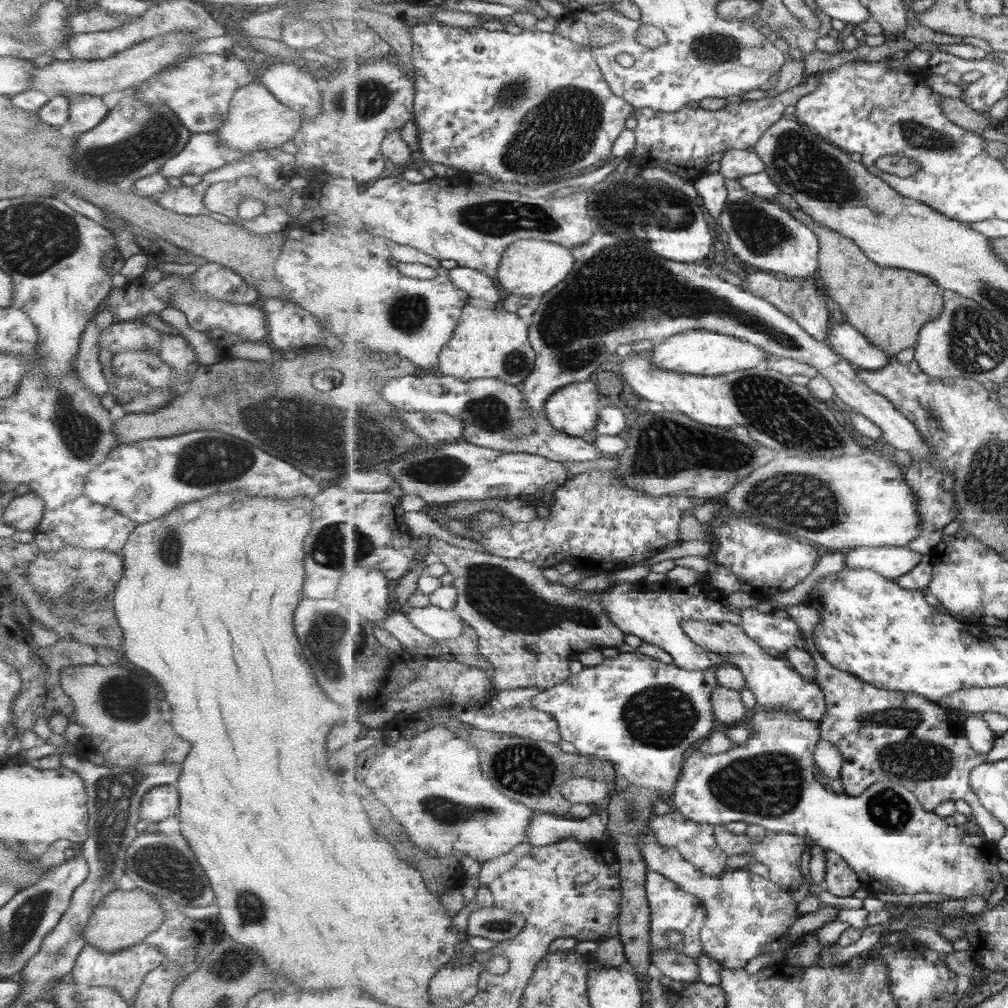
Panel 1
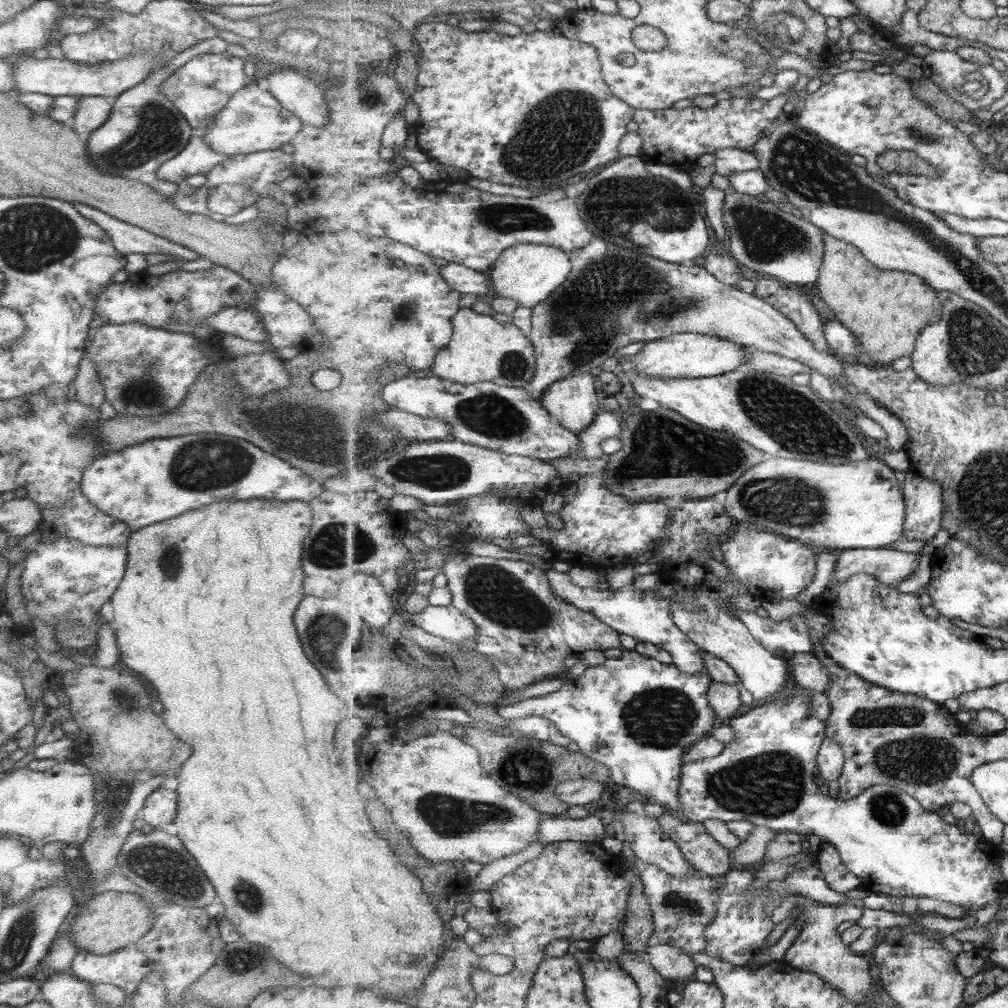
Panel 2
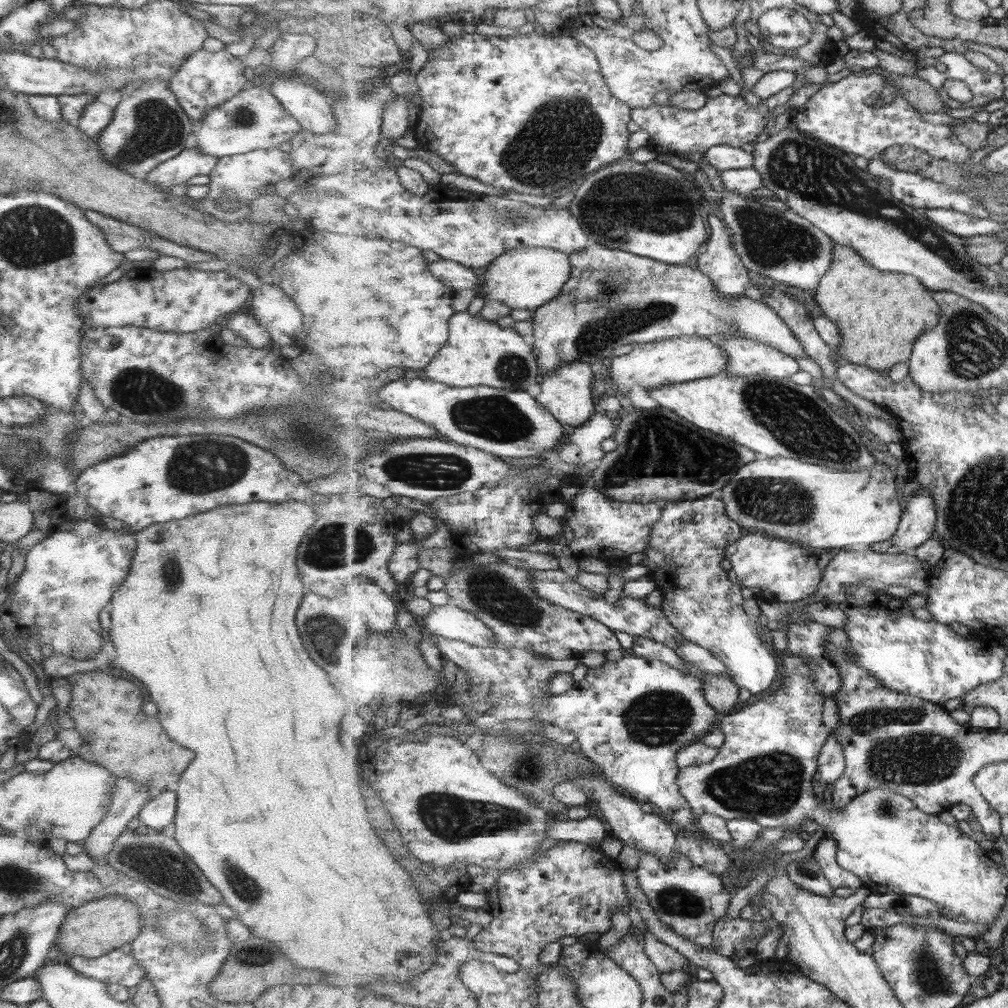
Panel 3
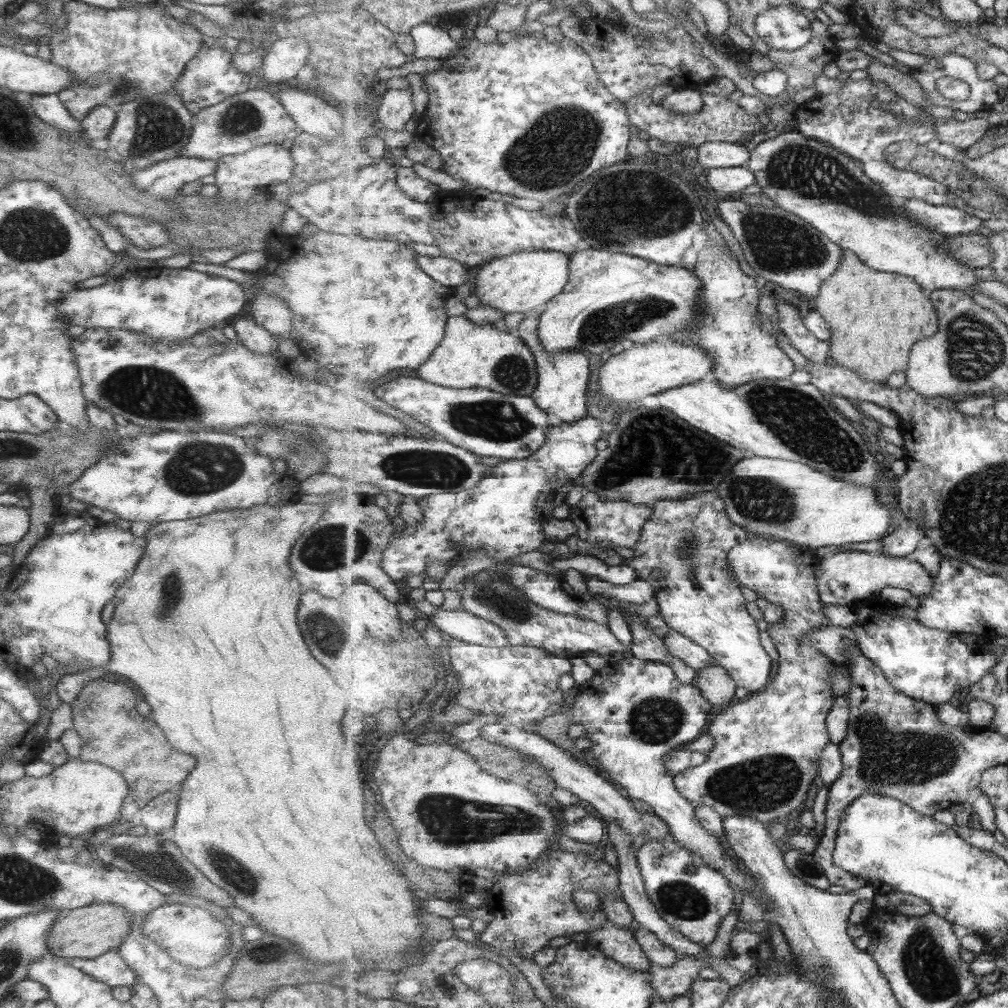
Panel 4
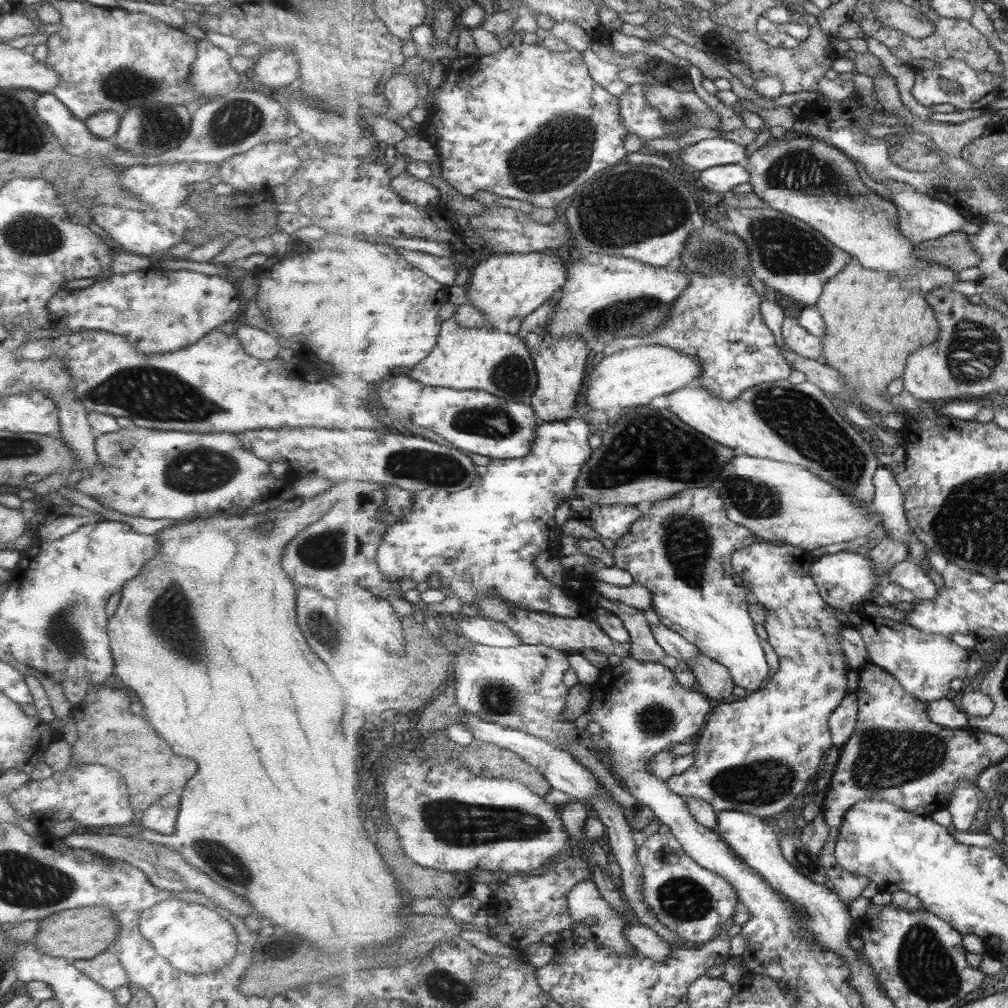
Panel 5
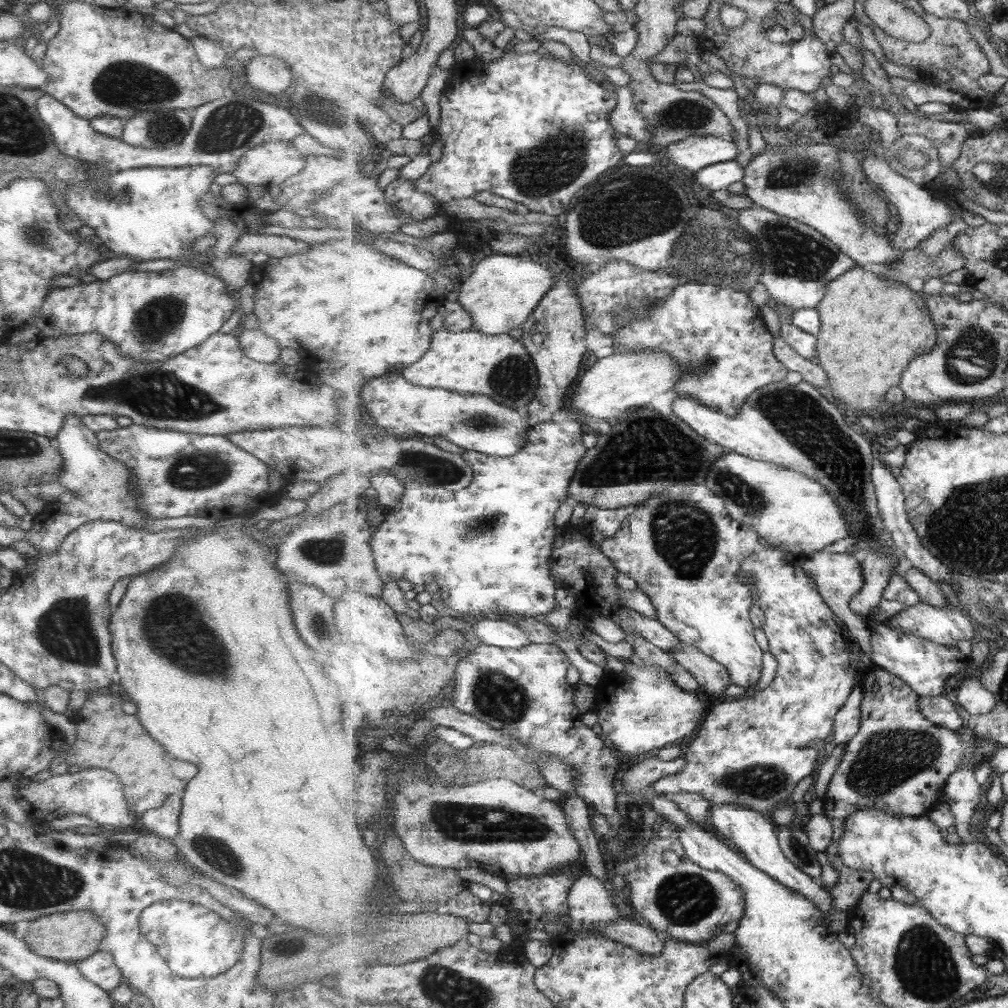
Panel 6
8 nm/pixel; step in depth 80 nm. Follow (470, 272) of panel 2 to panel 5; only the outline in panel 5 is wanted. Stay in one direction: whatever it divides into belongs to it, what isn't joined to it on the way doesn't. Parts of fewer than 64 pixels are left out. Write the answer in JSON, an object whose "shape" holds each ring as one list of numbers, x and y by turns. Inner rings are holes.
{"shape":[[398,247,398,250,415,268,426,272,441,284,449,287,455,285,459,274,457,266,451,262,451,256,434,255,427,251,409,250,405,247]]}

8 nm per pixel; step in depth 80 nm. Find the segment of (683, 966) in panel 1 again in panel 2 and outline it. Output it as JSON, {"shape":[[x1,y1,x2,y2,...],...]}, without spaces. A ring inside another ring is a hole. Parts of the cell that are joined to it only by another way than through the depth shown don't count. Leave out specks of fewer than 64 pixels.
{"shape":[[654,941,647,947,645,954,656,971,671,982,678,978,693,978,698,968,691,954,678,946]]}

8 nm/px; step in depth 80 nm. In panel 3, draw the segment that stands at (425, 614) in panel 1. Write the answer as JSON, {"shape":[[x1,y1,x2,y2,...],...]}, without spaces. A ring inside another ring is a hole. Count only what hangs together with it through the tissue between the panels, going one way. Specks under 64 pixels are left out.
{"shape":[[434,606,432,611,425,617,419,618,423,631,431,635,444,637,451,640,460,640,478,647,493,647,496,638,491,628,485,626,484,622,474,614,457,606]]}

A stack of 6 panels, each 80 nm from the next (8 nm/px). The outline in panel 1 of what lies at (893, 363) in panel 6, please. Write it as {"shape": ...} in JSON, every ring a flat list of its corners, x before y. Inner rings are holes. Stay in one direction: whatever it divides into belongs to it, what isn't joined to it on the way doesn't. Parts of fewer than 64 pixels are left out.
{"shape":[[791,210,793,218,810,225,818,234,821,241,820,270,817,279,827,295,840,306,840,310,846,316,846,321,858,328,871,342,871,344,885,350,889,357,895,358,899,352,908,348,915,348,918,344,920,331,929,322,937,320,944,311,944,289,941,288,932,278,911,270,903,268,883,268,871,260,866,252,850,238,839,234,819,224,812,216,804,210]]}

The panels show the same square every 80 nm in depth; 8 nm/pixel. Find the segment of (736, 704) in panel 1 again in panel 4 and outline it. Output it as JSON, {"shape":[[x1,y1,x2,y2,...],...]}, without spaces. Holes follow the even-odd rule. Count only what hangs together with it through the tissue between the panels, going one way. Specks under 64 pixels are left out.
{"shape":[[715,663,710,667,699,669,696,678,697,686,703,692,703,696,715,706,725,708,737,700,735,697,737,683,724,666]]}

